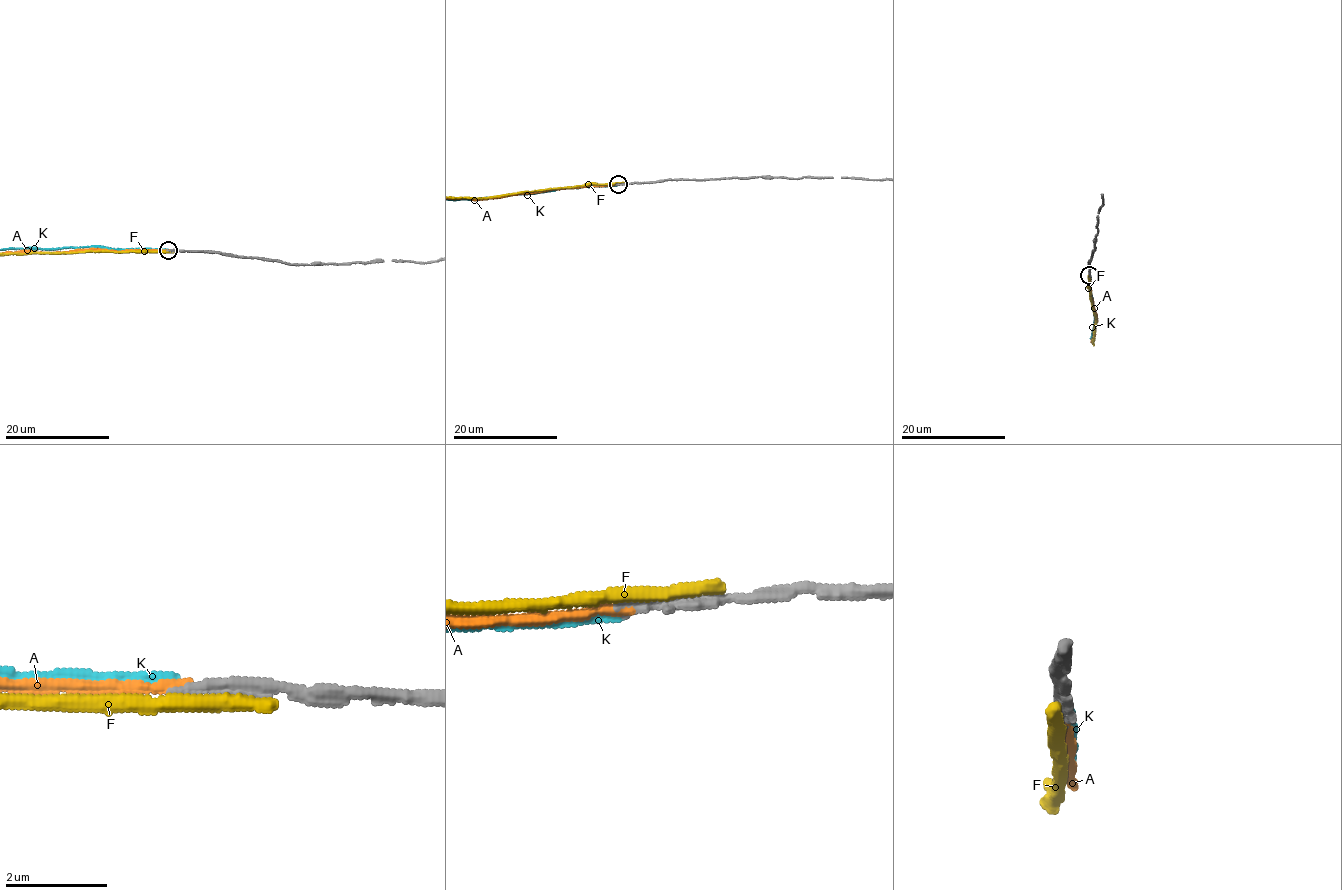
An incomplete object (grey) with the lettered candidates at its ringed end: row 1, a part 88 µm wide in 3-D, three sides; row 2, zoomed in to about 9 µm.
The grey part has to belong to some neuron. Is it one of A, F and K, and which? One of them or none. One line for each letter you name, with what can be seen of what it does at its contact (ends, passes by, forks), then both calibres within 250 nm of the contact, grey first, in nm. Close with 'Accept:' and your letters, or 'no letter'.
A: It ends there. Thickness 240 nm (grey) against 200 nm
Accept: A

